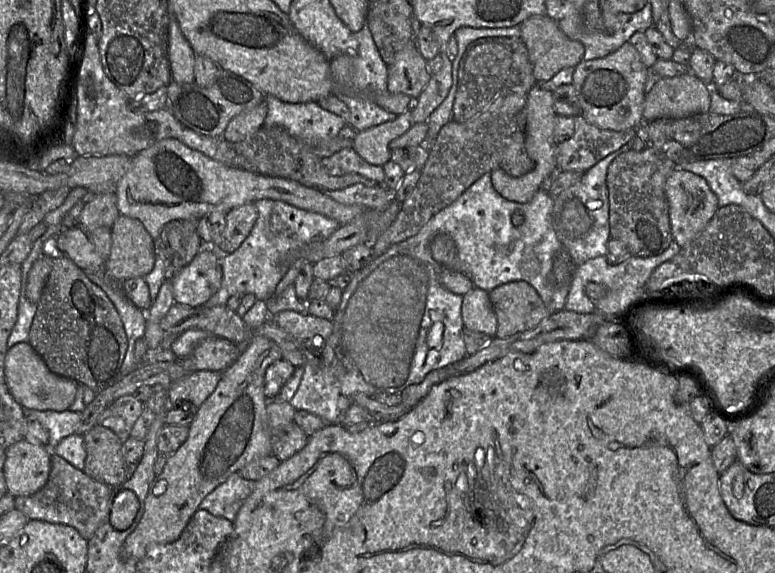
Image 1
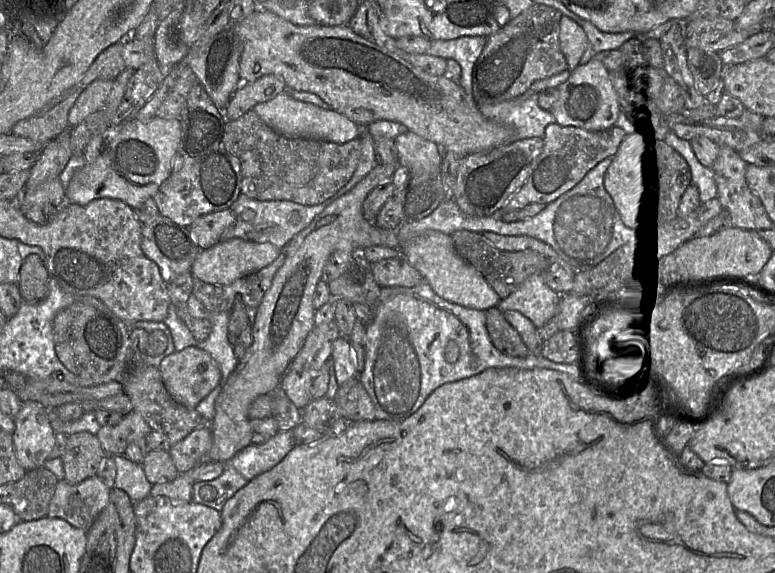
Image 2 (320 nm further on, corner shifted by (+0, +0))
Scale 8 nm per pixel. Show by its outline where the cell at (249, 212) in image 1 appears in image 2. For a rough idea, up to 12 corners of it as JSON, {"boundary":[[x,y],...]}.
{"boundary":[[230,207],[198,217],[190,224],[202,250],[218,243],[233,225]]}

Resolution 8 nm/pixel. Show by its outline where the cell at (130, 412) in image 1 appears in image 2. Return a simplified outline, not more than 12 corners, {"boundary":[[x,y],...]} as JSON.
{"boundary":[[136,412],[96,434],[107,455],[125,455],[152,431]]}

